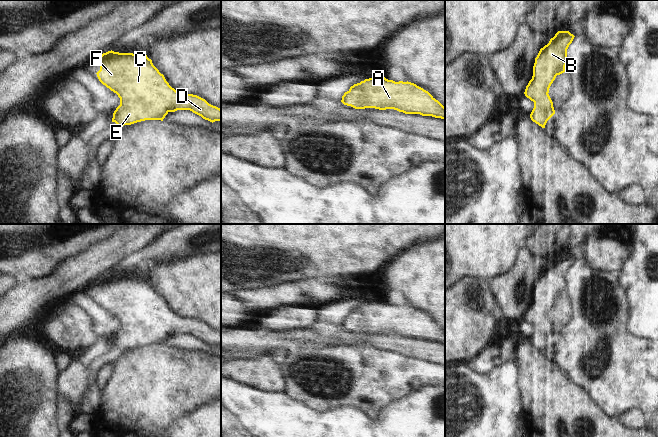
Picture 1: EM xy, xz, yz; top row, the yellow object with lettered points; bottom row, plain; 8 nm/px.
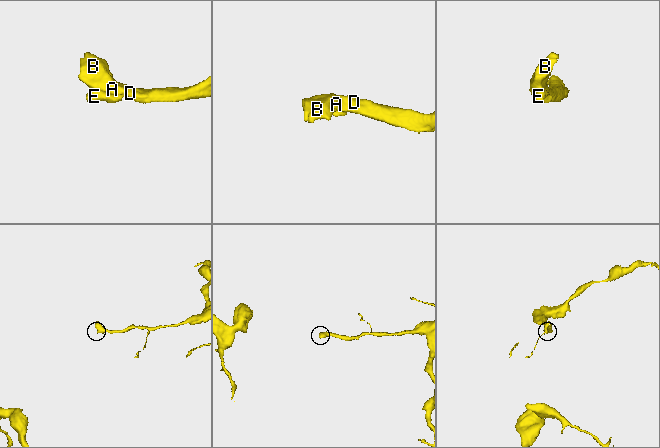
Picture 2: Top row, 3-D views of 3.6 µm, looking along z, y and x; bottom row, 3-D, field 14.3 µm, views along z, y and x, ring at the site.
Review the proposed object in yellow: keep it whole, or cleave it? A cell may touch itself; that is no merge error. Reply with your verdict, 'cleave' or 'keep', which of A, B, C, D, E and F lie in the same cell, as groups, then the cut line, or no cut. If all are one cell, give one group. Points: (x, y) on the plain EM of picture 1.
keep | A B C D E F | no cut

